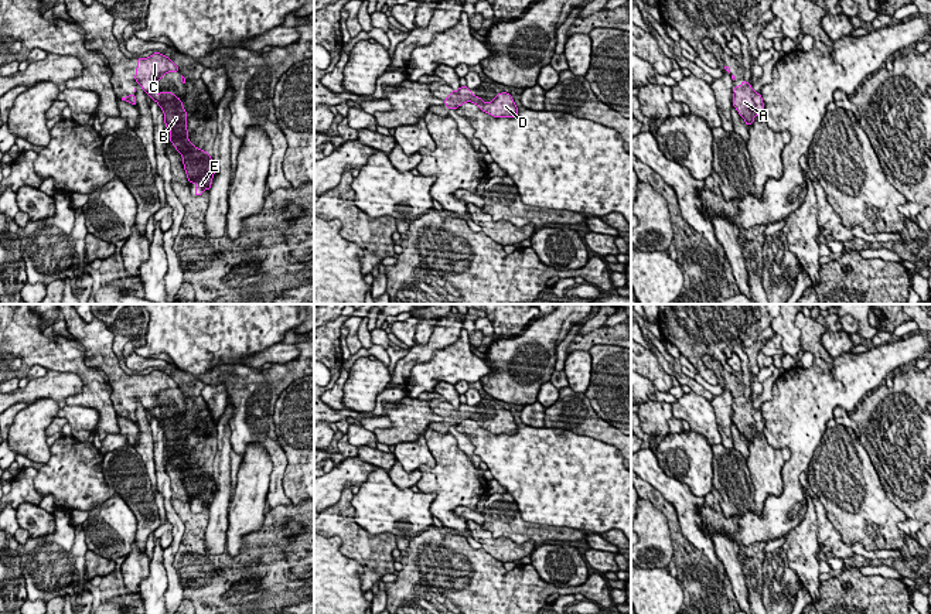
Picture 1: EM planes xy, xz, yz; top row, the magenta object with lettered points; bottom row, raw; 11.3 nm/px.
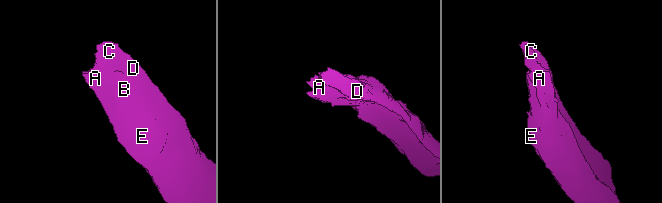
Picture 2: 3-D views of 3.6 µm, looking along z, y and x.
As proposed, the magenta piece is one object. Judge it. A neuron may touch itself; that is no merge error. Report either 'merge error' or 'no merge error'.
no merge error

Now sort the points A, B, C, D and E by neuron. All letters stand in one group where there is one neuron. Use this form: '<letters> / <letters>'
A B C D E

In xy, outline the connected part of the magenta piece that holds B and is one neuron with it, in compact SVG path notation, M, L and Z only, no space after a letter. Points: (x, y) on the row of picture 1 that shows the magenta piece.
M154 52L149 58L137 58L137 69L134 81L140 83L144 93L149 93L151 100L156 100L164 112L166 129L171 132L170 141L175 151L183 156L187 180L195 184L195 197L209 191L215 174L215 164L205 150L197 149L187 137L187 110L183 102L171 92L156 93L156 82L167 72L178 72L178 66L168 57Z

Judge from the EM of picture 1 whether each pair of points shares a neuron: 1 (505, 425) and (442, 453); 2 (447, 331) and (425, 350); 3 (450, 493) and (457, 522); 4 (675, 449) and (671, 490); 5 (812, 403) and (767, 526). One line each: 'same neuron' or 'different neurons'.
1: different neurons
2: same neuron
3: same neuron
4: different neurons
5: same neuron

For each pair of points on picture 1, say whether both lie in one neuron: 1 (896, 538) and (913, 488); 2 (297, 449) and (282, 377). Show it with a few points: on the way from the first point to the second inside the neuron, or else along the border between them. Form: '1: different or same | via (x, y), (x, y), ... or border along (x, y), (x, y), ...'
1: different | border along (885, 491), (907, 517)
2: different | border along (299, 378), (279, 395), (272, 420)

